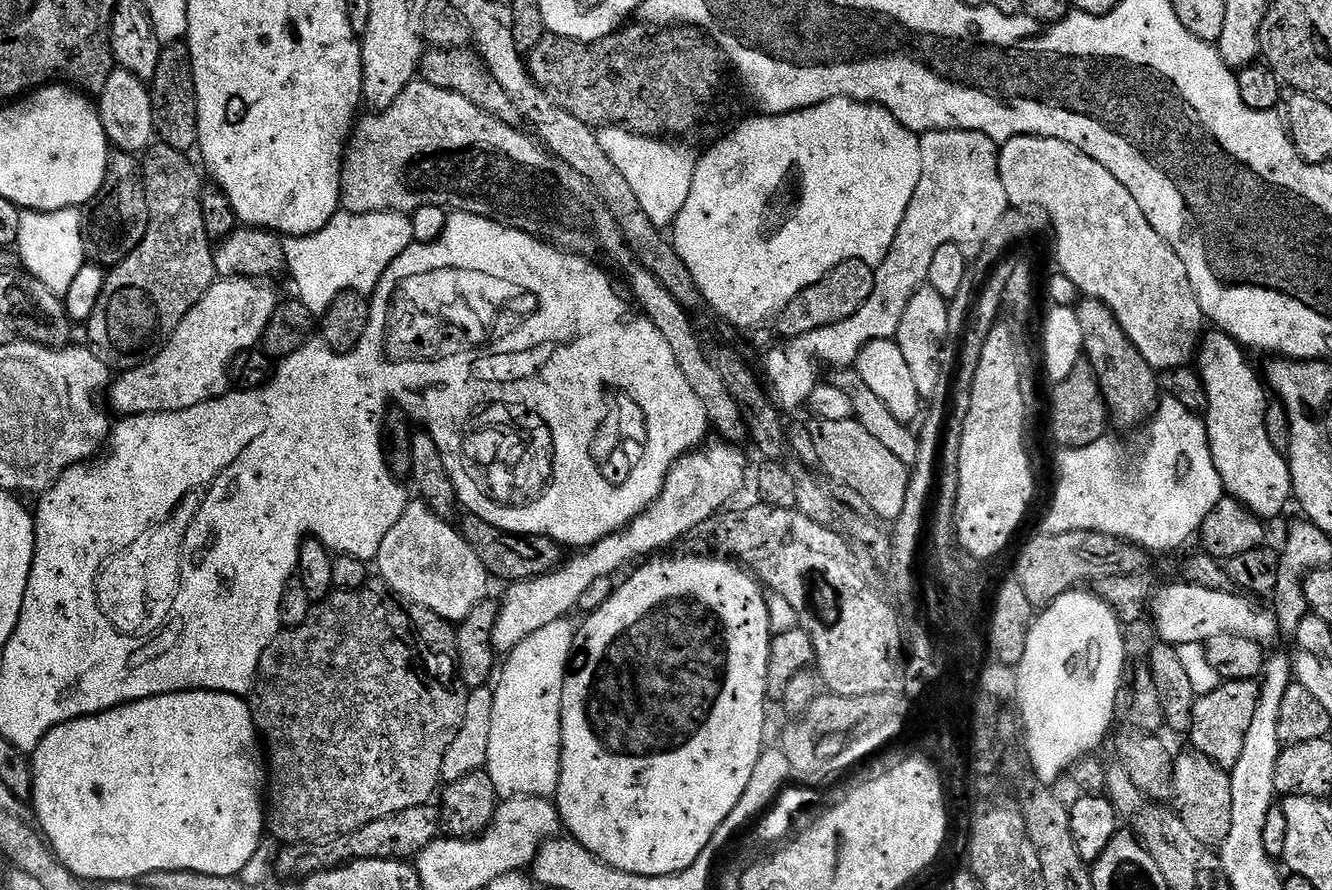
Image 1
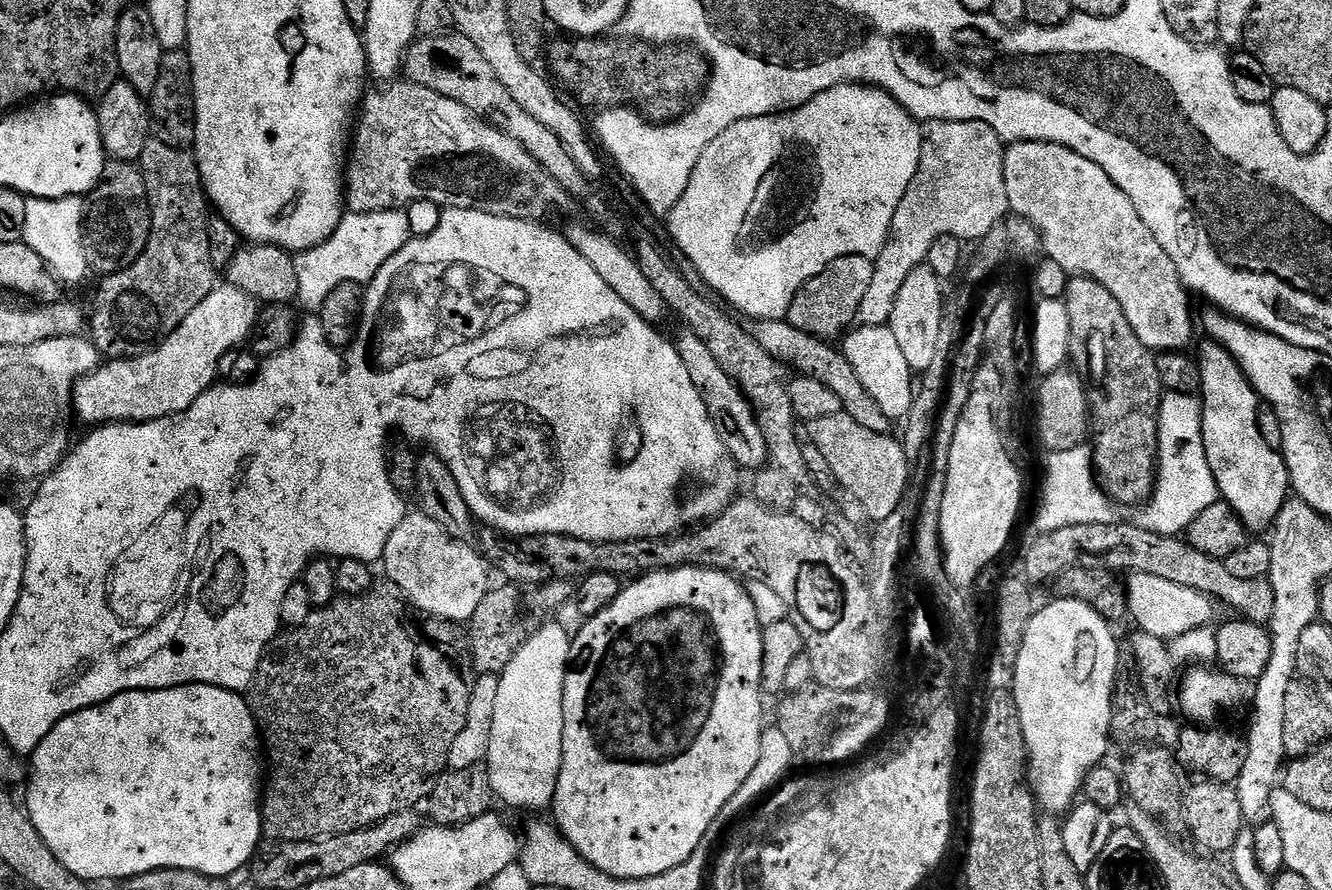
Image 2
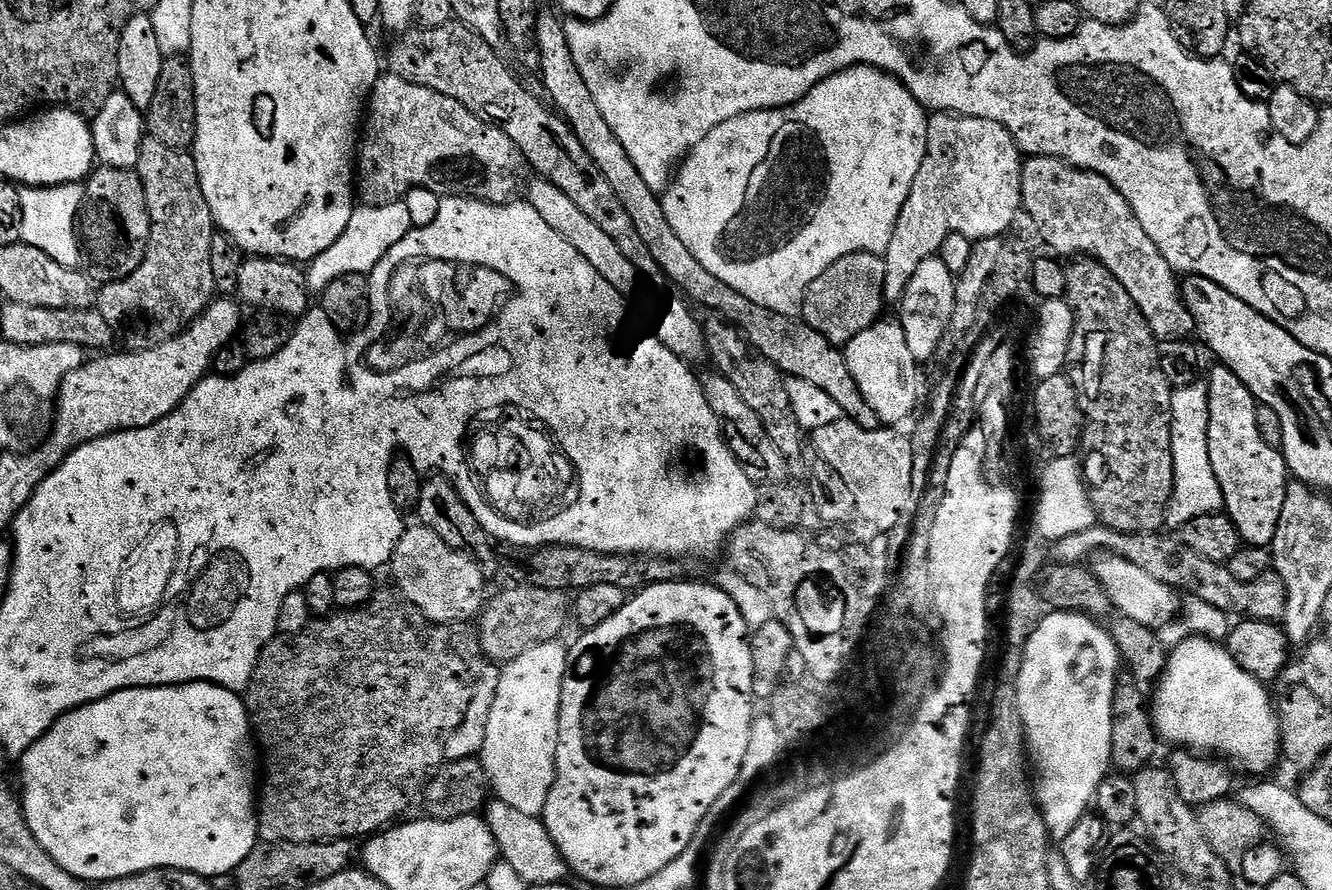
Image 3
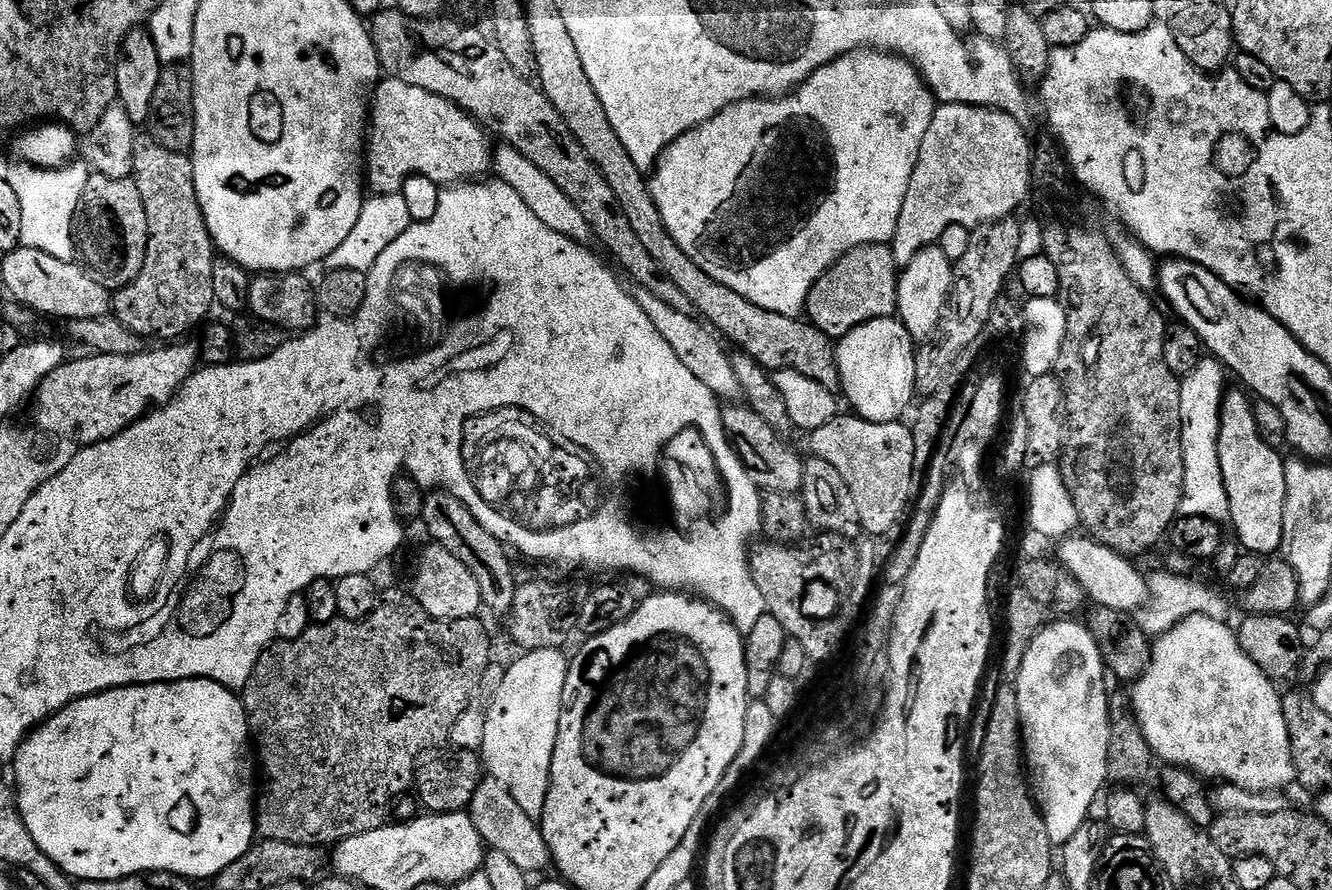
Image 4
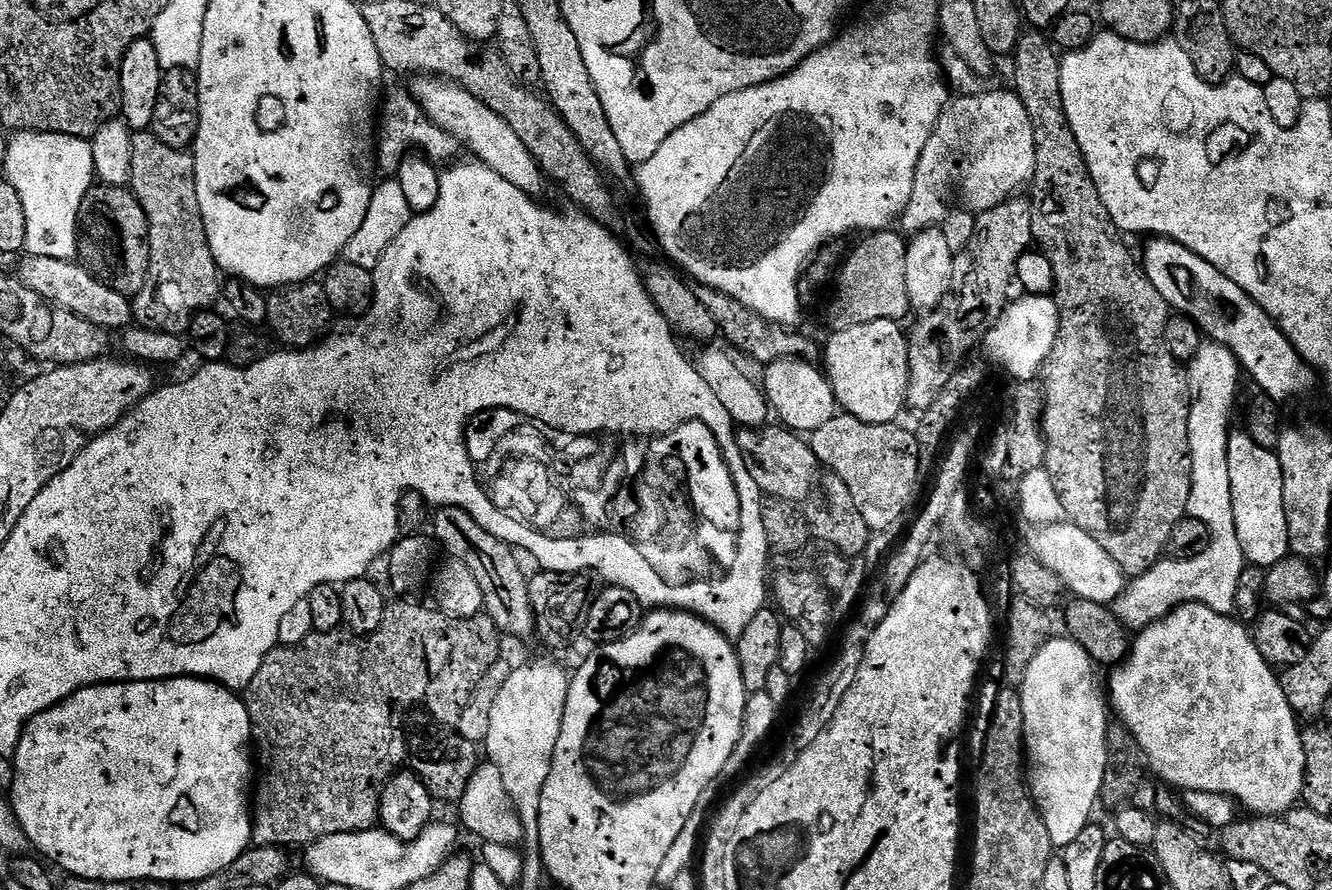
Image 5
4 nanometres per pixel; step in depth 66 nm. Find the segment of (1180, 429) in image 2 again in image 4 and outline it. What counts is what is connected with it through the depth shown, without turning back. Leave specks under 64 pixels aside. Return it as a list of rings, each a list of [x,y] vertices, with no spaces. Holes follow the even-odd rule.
[[[1205,358],[1190,375],[1180,381],[1182,450],[1184,451],[1184,497],[1181,516],[1205,516],[1217,522],[1229,519],[1226,486],[1219,465],[1220,407],[1226,393],[1226,369],[1219,360]]]

